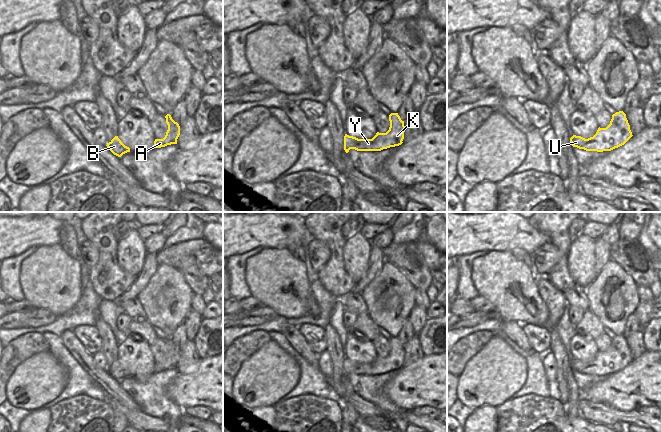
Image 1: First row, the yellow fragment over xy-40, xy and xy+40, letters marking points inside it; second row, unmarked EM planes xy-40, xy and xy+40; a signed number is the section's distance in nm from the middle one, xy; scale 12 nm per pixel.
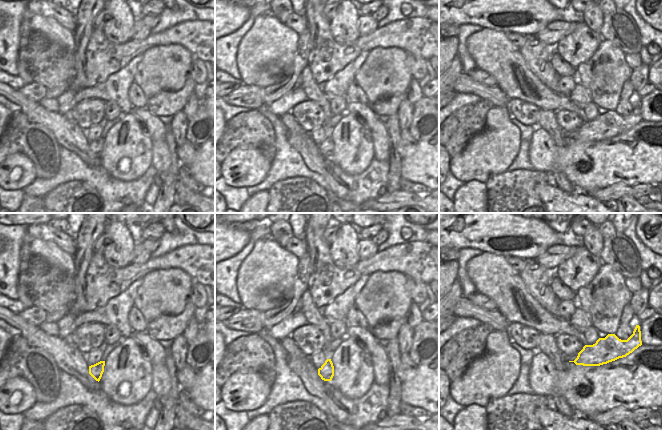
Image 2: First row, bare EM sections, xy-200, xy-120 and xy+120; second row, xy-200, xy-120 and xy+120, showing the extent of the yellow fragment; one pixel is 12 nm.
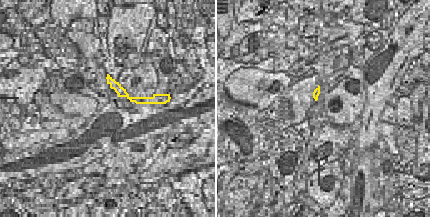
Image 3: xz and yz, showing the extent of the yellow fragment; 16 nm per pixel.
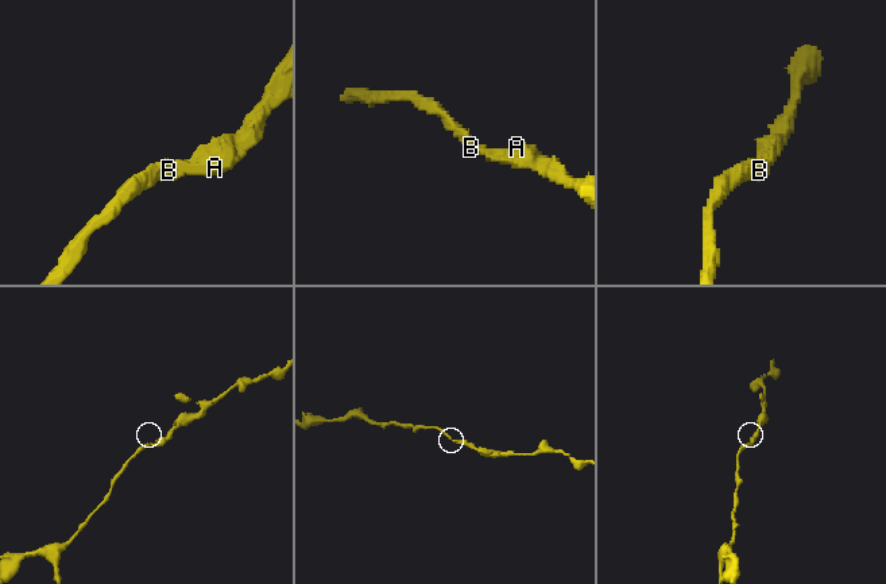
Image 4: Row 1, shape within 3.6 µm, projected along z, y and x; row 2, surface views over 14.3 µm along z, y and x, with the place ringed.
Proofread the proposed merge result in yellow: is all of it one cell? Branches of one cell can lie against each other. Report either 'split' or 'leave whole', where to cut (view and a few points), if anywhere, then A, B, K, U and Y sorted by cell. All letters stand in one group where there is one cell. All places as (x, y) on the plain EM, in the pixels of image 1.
leave whole | no cut | A B K U Y

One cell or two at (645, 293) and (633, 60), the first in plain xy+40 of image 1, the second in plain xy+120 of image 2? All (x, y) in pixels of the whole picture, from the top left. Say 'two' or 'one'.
one

